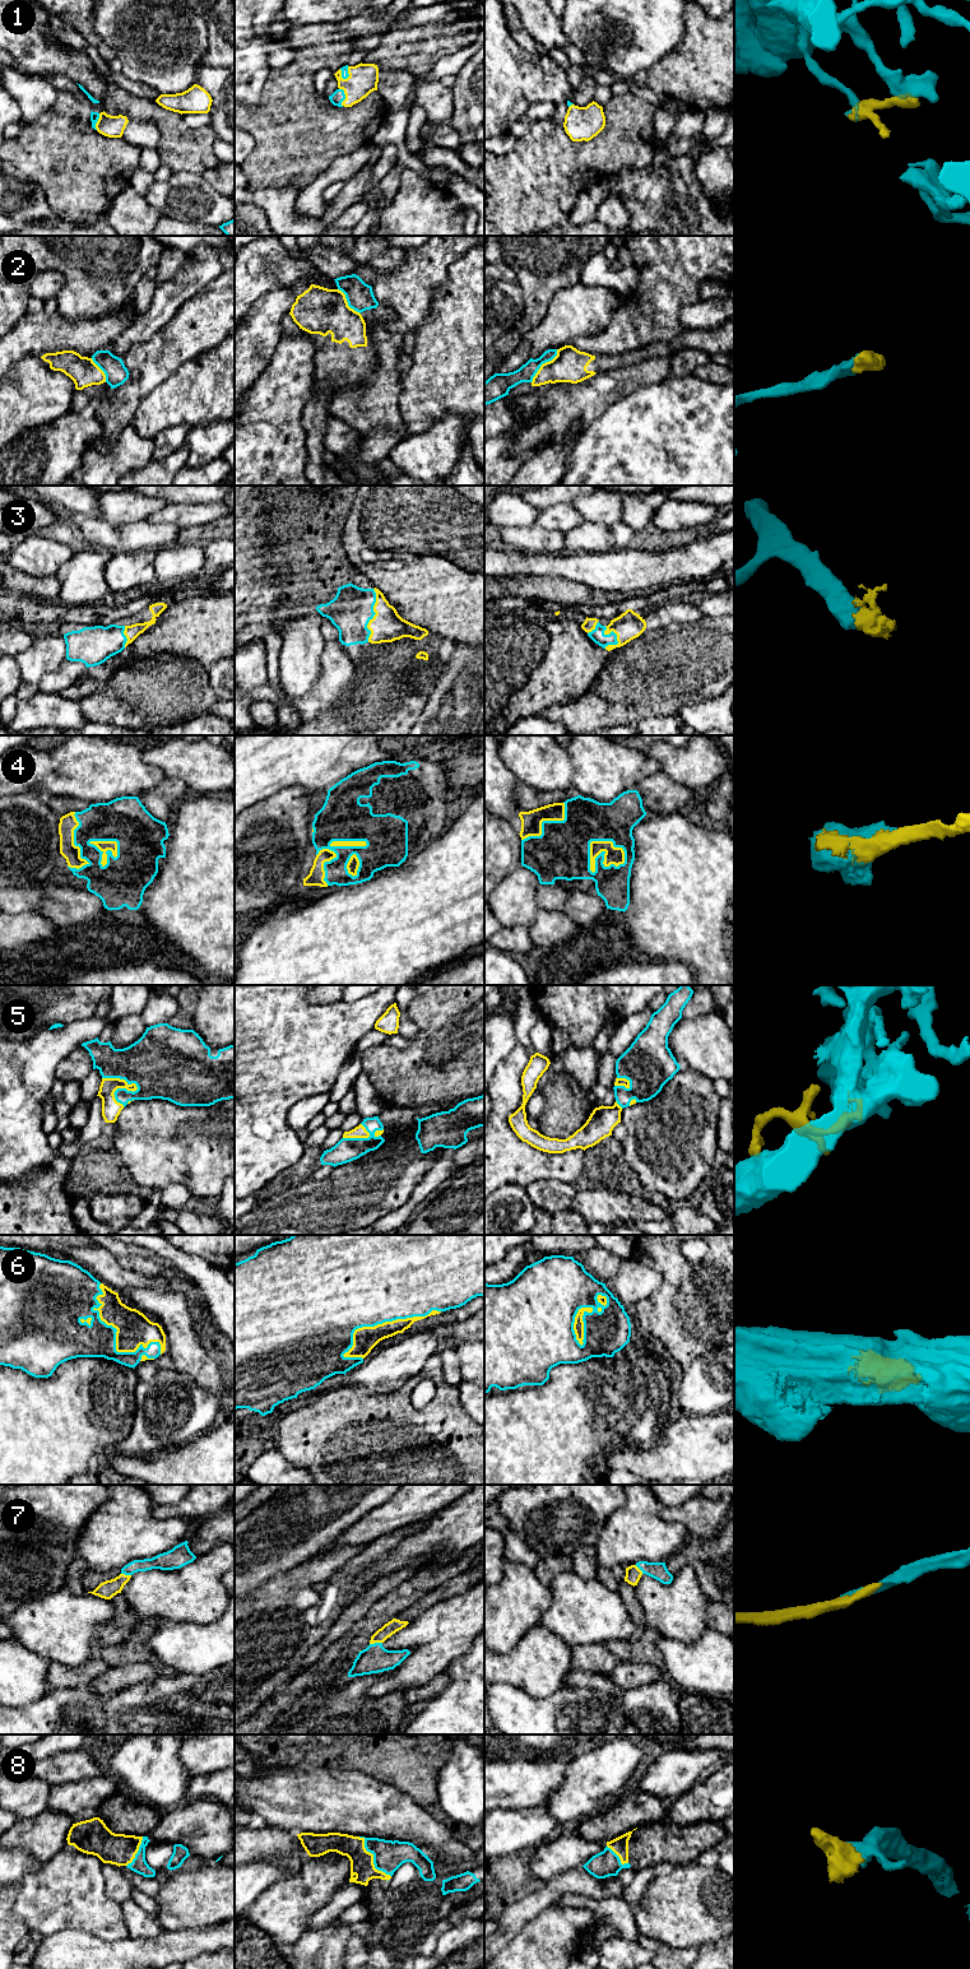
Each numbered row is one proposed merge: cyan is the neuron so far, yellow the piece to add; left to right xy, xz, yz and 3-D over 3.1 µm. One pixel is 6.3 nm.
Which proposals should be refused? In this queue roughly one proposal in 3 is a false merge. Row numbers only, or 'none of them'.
2

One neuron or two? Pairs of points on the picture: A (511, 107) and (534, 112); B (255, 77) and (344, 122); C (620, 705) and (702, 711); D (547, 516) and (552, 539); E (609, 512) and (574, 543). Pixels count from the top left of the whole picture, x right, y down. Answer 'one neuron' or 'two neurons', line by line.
A: two neurons
B: two neurons
C: two neurons
D: two neurons
E: two neurons

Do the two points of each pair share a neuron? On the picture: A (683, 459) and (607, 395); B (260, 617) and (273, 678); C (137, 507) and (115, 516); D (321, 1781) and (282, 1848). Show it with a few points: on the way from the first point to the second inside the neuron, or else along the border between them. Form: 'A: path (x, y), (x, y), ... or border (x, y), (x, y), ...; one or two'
A: border (640, 385), (616, 400), (593, 422); two
B: path (265, 632), (273, 641), (273, 663); one
C: path (131, 507), (124, 507), (120, 511); one
D: border (267, 1824), (296, 1834); two

